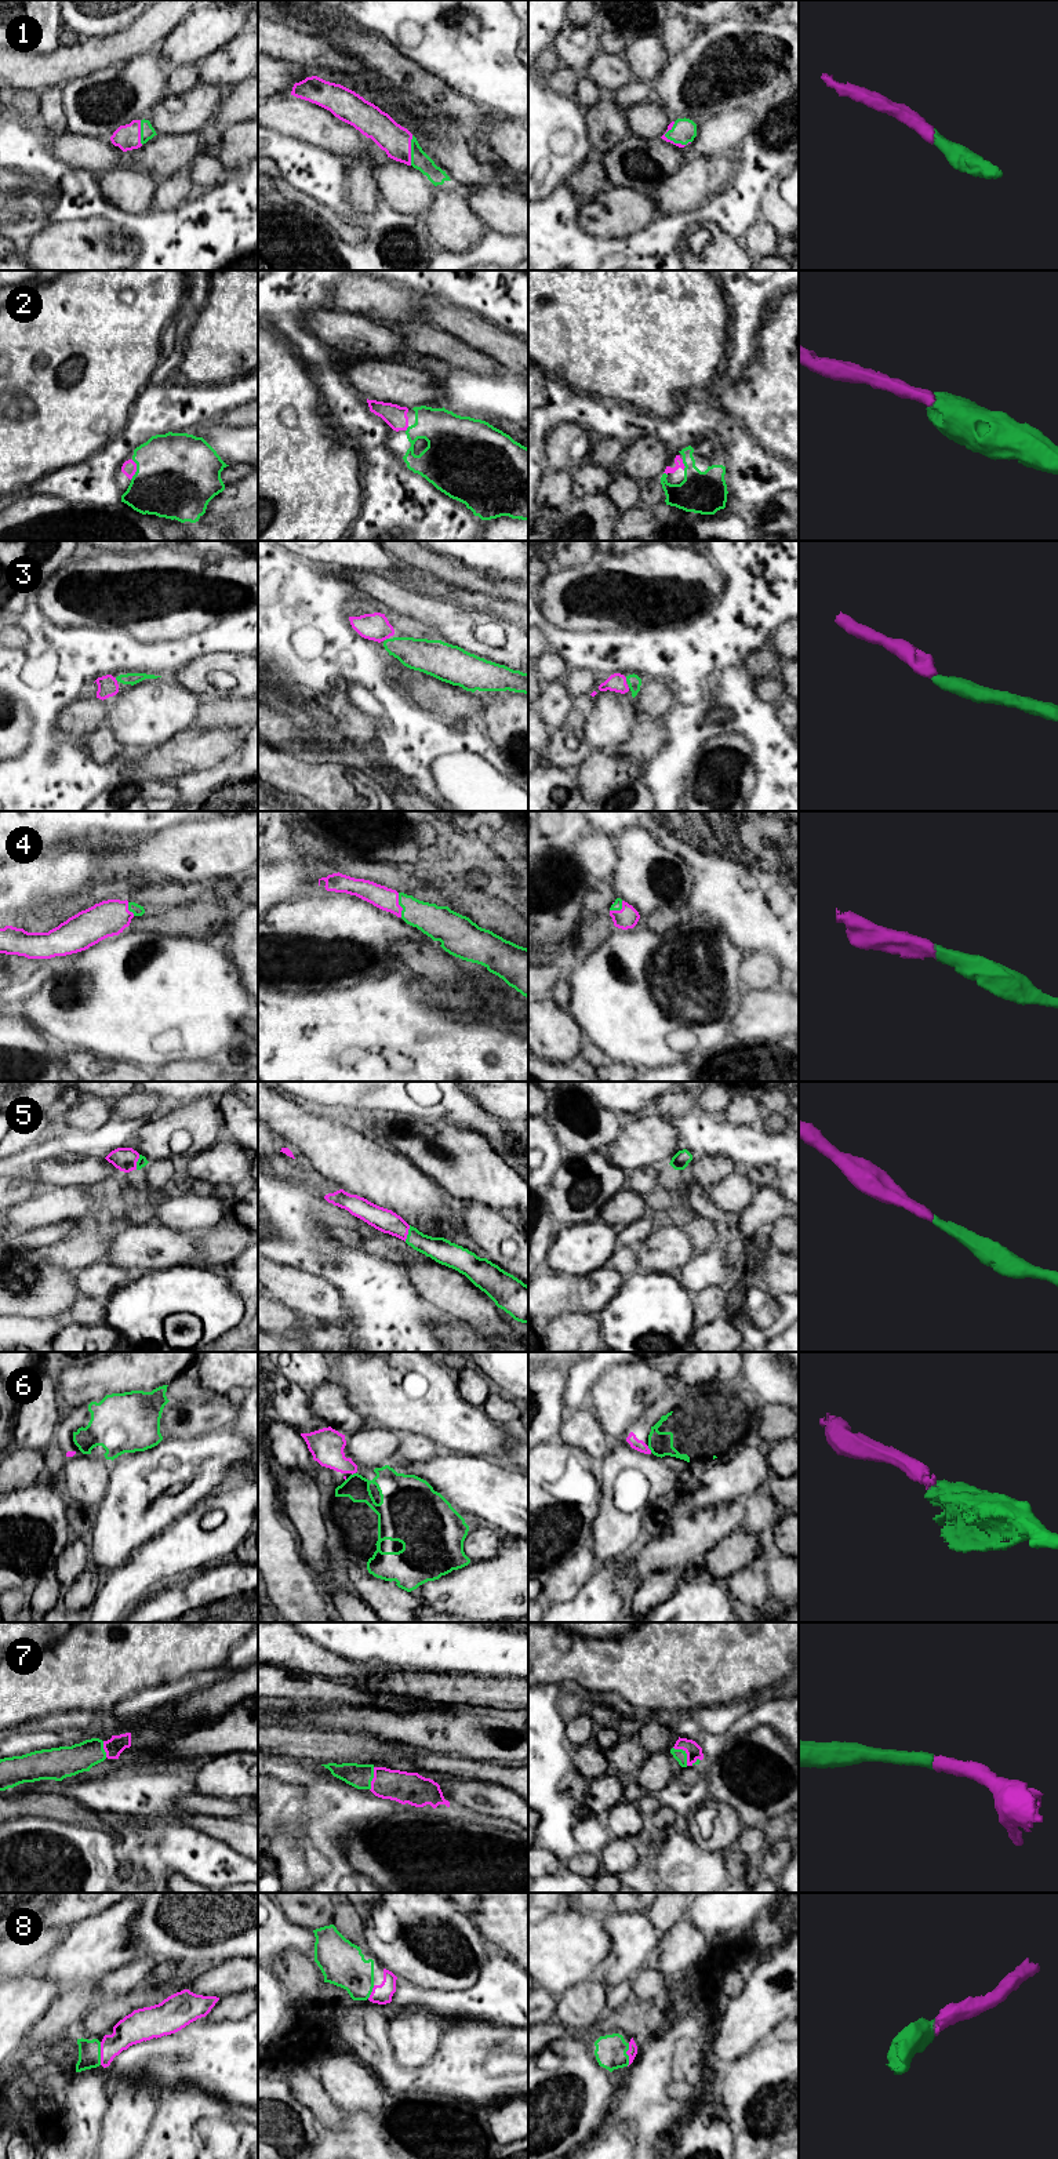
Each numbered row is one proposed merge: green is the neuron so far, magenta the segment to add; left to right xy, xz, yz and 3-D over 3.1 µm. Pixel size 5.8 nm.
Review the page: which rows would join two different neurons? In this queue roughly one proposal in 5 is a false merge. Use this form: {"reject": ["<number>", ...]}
{"reject": []}

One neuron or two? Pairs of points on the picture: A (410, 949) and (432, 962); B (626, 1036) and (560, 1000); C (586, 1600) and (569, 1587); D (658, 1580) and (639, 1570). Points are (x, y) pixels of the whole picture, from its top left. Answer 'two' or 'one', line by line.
A: one
B: two
C: two
D: two

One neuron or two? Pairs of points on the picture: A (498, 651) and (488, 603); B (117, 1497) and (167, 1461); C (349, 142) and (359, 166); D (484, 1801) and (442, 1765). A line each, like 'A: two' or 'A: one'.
A: two
B: one
C: two
D: two

